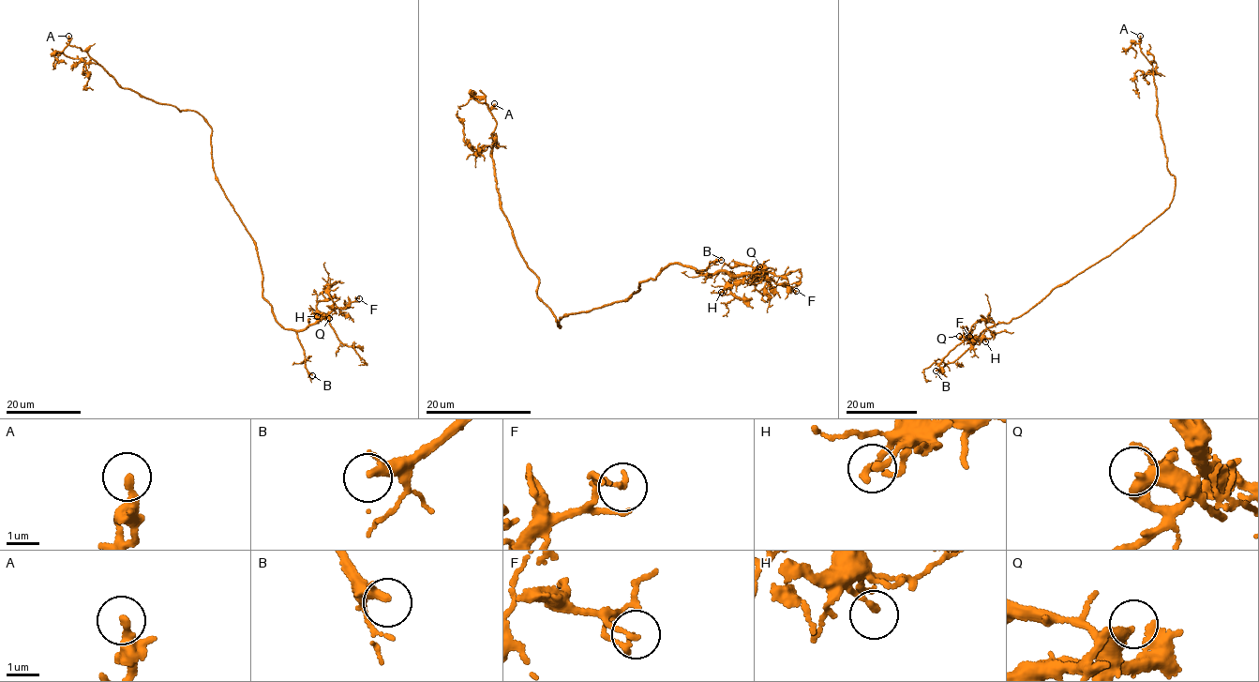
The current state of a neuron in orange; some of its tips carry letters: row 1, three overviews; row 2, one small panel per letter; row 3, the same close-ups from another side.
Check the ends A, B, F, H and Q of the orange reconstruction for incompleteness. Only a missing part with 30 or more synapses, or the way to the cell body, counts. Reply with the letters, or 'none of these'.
B

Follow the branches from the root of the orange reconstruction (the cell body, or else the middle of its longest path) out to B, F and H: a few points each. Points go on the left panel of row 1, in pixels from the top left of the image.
B: (225, 195), (255, 247), (263, 297), (270, 303), (280, 325), (296, 334), (307, 371), (312, 375)
F: (225, 195), (250, 234), (262, 275), (263, 297), (280, 325), (302, 330), (336, 308), (344, 309), (359, 298)
H: (225, 195), (253, 241), (262, 275), (262, 292), (277, 321), (283, 327), (299, 331), (323, 315), (317, 316)

